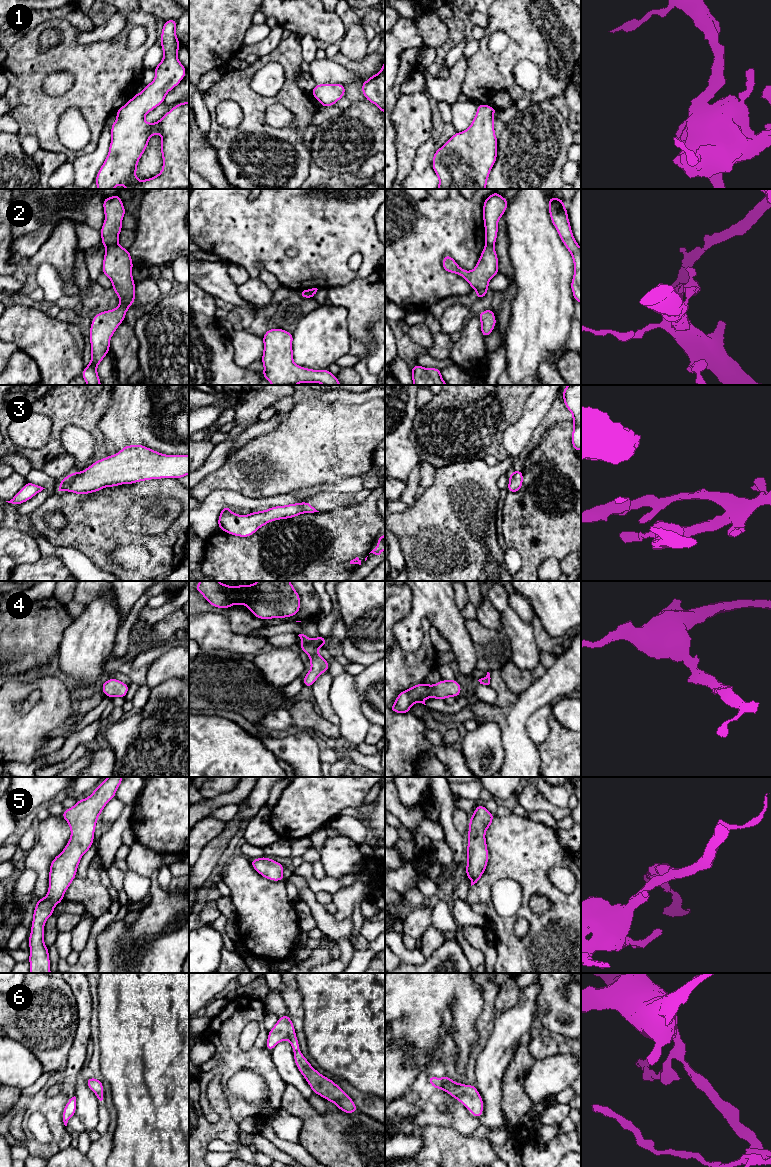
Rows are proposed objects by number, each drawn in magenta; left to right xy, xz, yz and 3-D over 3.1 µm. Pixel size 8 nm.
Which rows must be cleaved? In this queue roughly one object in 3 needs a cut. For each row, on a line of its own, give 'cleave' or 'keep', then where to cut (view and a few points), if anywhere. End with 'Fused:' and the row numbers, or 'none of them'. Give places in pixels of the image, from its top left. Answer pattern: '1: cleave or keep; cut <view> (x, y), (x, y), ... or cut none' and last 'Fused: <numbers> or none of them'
1: keep; cut none
2: cleave; cut xy (117, 242), (106, 248)
3: keep; cut none
4: keep; cut none
5: keep; cut none
6: keep; cut none
Fused: 2

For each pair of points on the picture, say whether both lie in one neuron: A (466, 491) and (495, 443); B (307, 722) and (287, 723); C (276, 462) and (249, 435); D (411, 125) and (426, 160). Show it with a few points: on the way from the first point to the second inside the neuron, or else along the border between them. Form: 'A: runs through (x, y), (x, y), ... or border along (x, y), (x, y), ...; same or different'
A: border along (482, 458), (459, 462); different
B: border along (288, 710), (293, 725); different
C: border along (275, 429), (256, 436), (233, 451); different
D: border along (430, 137), (418, 149), (411, 169); different

